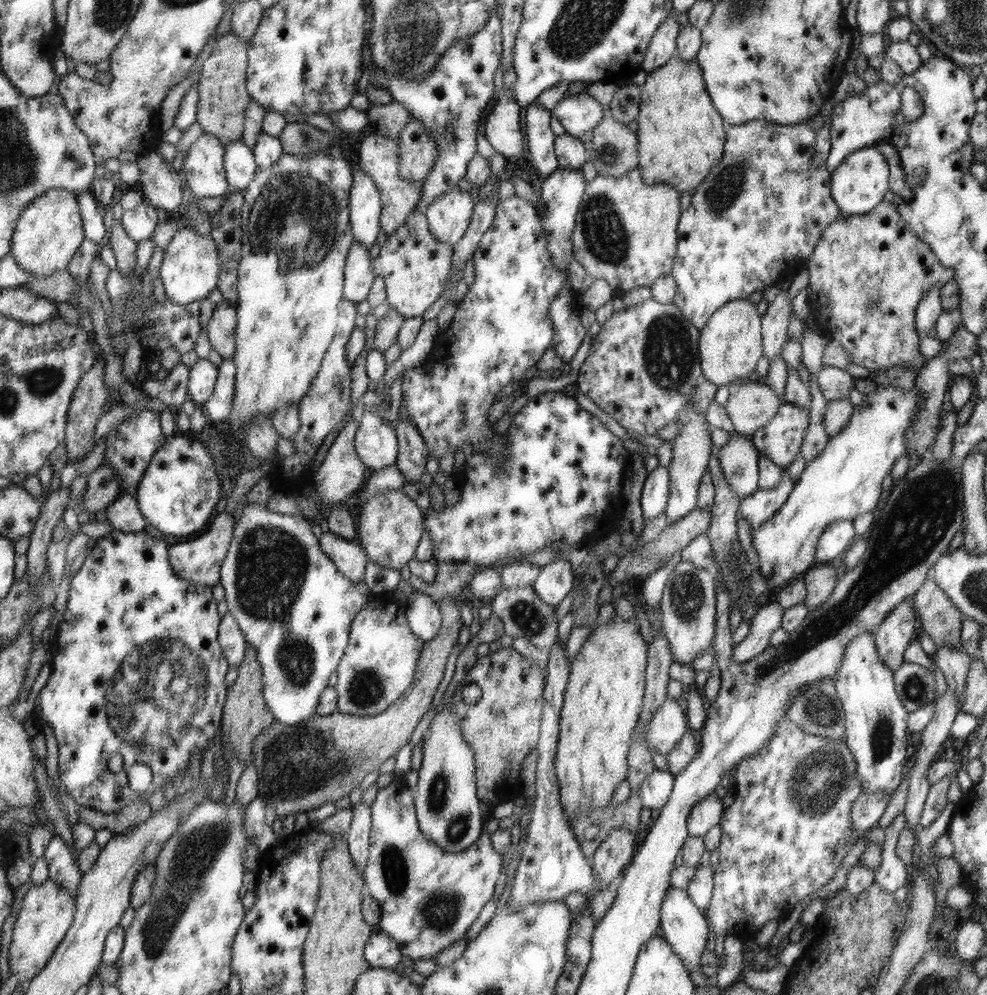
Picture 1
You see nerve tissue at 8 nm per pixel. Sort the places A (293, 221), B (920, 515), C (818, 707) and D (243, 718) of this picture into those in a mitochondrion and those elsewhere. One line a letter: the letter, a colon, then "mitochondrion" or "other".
A: mitochondrion
B: mitochondrion
C: mitochondrion
D: other

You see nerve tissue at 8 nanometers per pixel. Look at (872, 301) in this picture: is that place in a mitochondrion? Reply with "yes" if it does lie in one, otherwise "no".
yes

